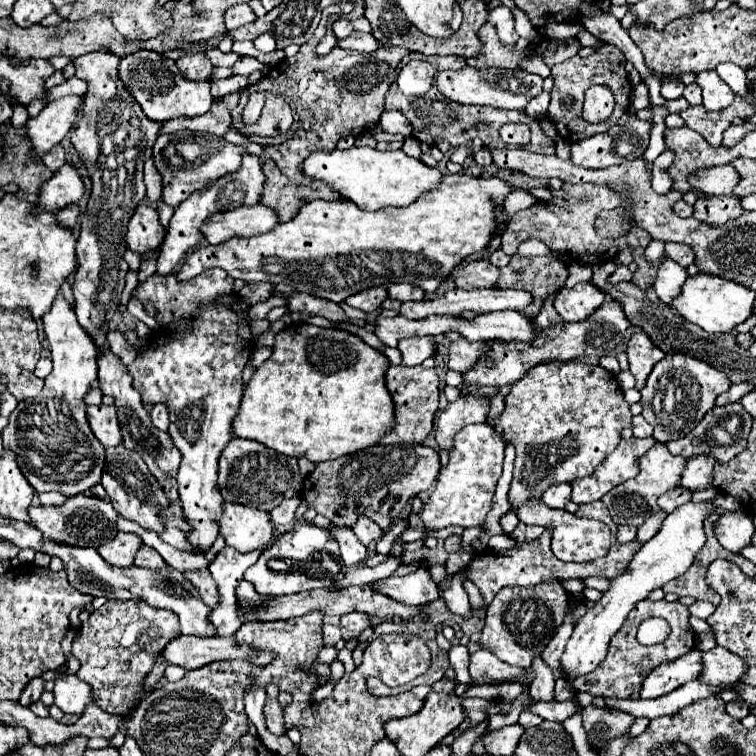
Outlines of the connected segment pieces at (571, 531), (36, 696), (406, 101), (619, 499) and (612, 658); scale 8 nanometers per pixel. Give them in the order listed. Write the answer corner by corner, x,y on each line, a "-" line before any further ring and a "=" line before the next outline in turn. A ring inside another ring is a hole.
531,501
519,509
517,517
527,525
541,525
553,533
553,553
561,561
593,561
609,551
609,527
595,519
579,519
565,509
547,509
543,501
=
41,677
31,679
31,681
29,681
29,685
27,685
27,689
21,693
19,703
21,703
21,705
31,705
31,703
39,701
39,699
41,699
41,693
45,691
45,689
43,689
43,685
45,685
45,681
43,681
=
393,83
385,95
385,109
397,109
401,111
409,123
413,125
413,137
419,139
421,143
427,143
427,145
437,145
439,141
447,141
451,143
453,147
459,147
459,145
465,145
469,143
471,139
467,139
467,127
473,125
475,121
485,121
489,123
489,131
487,133
481,133
481,141
485,143
485,147
505,147
503,141
499,139
499,127
503,127
503,123
525,123
531,127
531,141
525,145
525,149
529,151
535,151
535,153
543,153
543,155
553,155
555,153
555,141
551,141
545,131
541,129
539,125
539,119
533,119
529,117
525,111
499,111
499,109
491,109
491,107
469,107
469,105
459,105
459,103
453,103
451,99
447,99
437,87
431,87
429,93
425,95
413,95
413,97
407,97
401,93
401,89
397,87
397,83
=
657,443
655,447
651,447
649,453
641,459
641,471
639,471
639,475
633,477
633,479
629,479
629,481
625,481
625,483
621,483
621,485
617,485
617,487
613,487
613,489
603,497
603,503
607,505
607,509
609,509
611,517
613,517
613,521
615,521
617,525
627,523
627,525
639,527
647,517
655,515
655,513
659,511
657,499
659,499
663,493
667,493
667,491
671,491
671,489
675,489
675,487
679,485
679,479
681,479
681,473
683,473
683,469
685,469
685,463
687,463
685,457
675,457
675,455
671,455
671,453
665,449
665,445
659,445
659,443
=
643,599
639,601
631,613
627,615
623,627
611,637
611,643
609,643
609,651
607,651
607,657
599,663
597,669
593,669
591,673
587,675
579,675
579,677
573,677
571,681
567,679
567,683
575,689
575,691
587,691
591,693
593,697
611,697
611,699
629,699
631,695
639,693
641,691
641,685
643,681
647,679
647,675
663,665
663,663
673,663
675,659
679,659
681,655
685,655
687,651
691,651
693,647
697,645
697,635
695,631
691,629
689,625
689,609
685,605
681,605
679,601
673,601
673,603
667,603
667,601
649,601
649,599
-
649,617
663,617
669,627
671,627
671,633
669,637
665,639
665,643
659,643
659,645
651,645
651,647
645,647
637,641
637,629
641,625
641,621
649,619

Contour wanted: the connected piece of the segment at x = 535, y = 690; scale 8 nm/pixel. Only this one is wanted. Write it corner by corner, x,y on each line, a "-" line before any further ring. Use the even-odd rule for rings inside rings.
541,657
533,661
533,667
537,671
537,677
529,685
529,697
535,701
555,701
555,679
551,669
541,661

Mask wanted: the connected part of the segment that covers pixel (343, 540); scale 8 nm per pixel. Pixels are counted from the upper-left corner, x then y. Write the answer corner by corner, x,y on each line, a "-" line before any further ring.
349,527
331,529
331,535
337,539
337,543
341,547
341,557
347,567
359,565
367,559
367,547
355,537
355,533

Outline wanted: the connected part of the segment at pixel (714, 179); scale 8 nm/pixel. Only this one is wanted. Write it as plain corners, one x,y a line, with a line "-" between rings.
733,165
699,169
689,177
689,183
705,195
733,195
733,189
739,185
739,173

